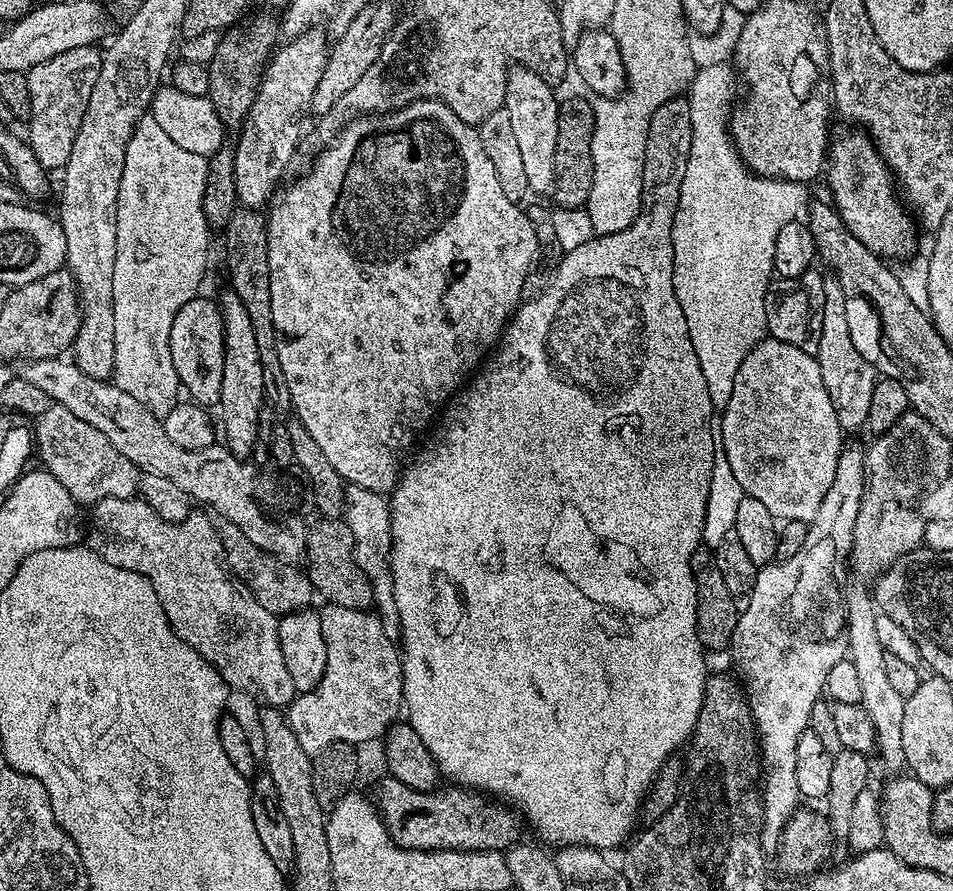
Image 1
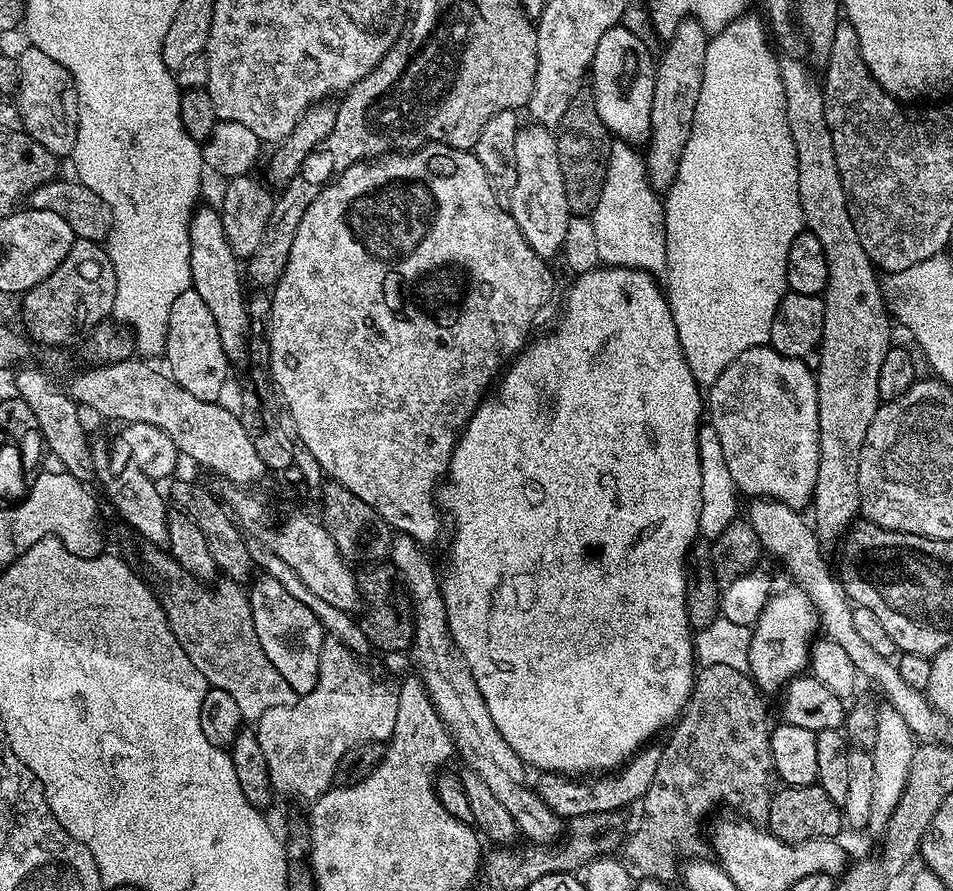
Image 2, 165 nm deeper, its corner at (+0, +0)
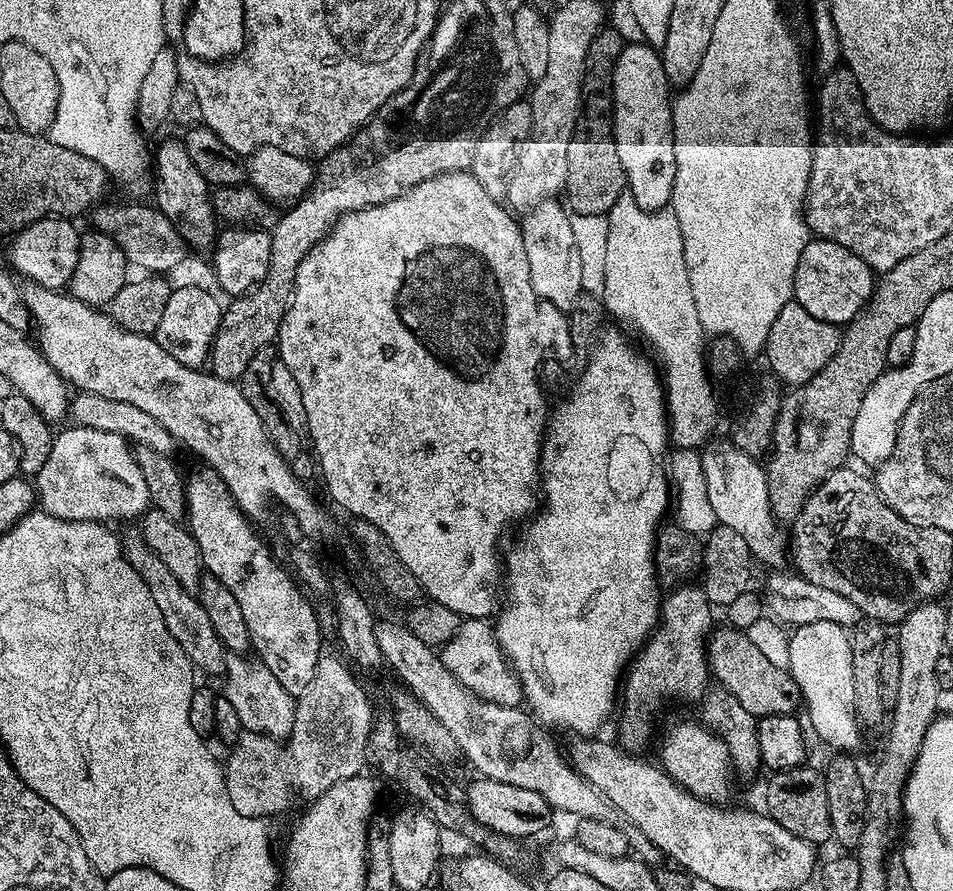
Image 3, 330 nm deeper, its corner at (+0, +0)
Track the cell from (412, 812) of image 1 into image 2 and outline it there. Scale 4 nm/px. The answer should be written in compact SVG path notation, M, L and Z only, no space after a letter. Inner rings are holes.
M645 746L626 764L603 774L592 774L587 778L573 778L568 774L541 771L538 791L542 802L554 810L554 814L565 821L576 815L594 814L595 812L620 812L626 804L643 801L650 790L650 782L654 782L654 774L658 771L658 762L662 762L662 747Z

